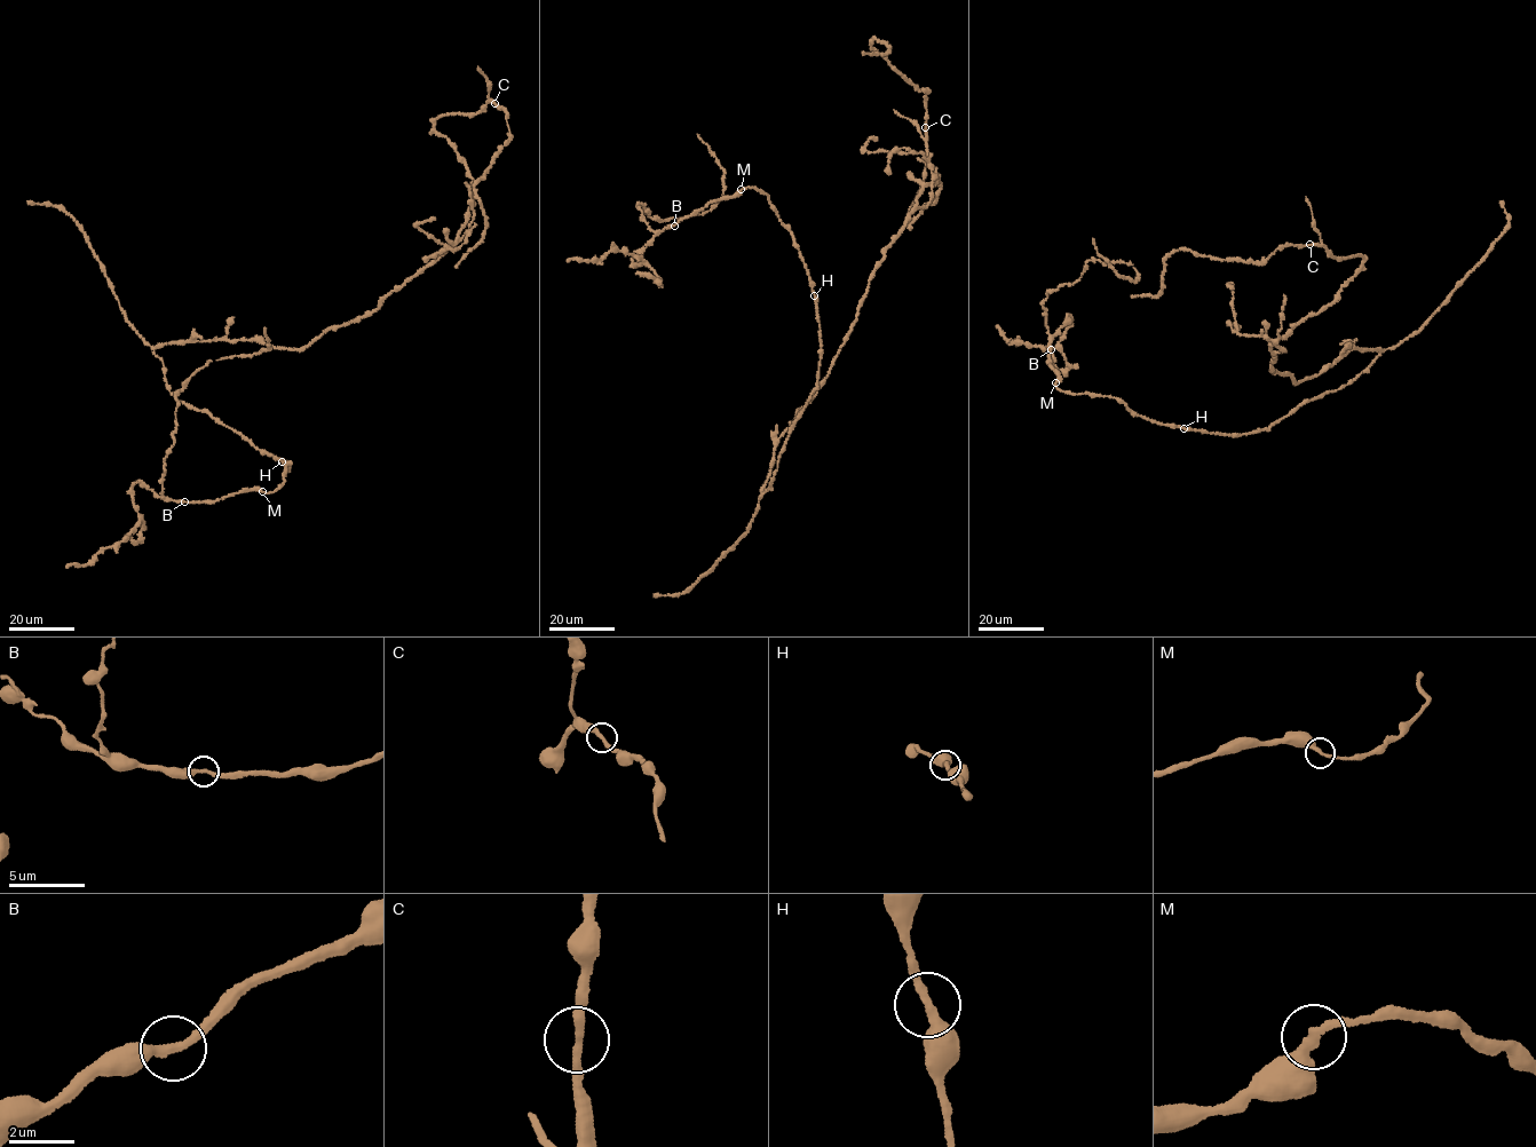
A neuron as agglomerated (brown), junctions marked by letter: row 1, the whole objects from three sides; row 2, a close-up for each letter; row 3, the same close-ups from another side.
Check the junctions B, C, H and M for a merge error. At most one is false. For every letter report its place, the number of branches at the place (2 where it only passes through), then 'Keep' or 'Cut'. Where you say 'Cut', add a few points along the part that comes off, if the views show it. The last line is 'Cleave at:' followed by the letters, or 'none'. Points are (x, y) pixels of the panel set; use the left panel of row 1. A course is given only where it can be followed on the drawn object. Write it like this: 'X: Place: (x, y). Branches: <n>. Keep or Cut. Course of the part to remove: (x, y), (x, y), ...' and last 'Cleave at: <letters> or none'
B: Place: (184, 501). Branches: 2. Keep
C: Place: (495, 103). Branches: 2. Keep
H: Place: (282, 461). Branches: 2. Keep
M: Place: (262, 491). Branches: 2. Keep
Cleave at: none

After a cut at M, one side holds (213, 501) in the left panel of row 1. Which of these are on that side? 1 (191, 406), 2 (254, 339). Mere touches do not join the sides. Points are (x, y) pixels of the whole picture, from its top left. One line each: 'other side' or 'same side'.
1: other side
2: other side

